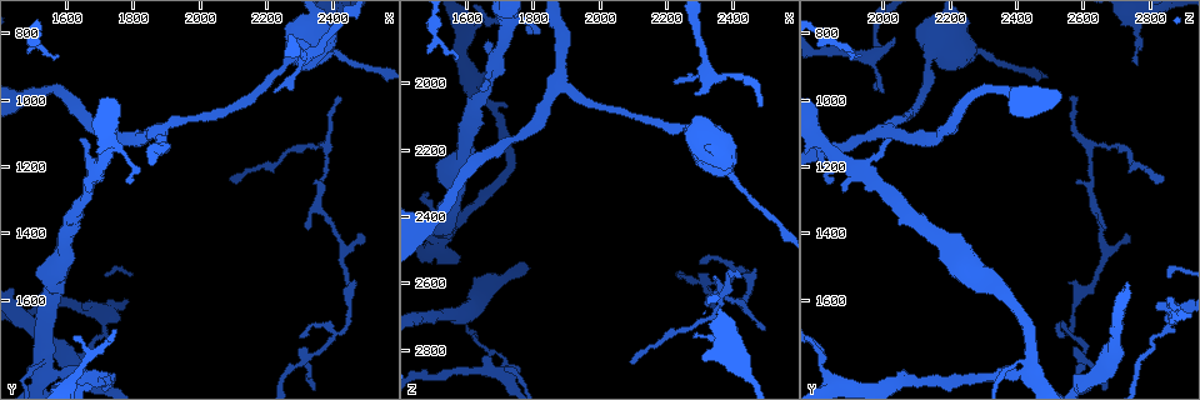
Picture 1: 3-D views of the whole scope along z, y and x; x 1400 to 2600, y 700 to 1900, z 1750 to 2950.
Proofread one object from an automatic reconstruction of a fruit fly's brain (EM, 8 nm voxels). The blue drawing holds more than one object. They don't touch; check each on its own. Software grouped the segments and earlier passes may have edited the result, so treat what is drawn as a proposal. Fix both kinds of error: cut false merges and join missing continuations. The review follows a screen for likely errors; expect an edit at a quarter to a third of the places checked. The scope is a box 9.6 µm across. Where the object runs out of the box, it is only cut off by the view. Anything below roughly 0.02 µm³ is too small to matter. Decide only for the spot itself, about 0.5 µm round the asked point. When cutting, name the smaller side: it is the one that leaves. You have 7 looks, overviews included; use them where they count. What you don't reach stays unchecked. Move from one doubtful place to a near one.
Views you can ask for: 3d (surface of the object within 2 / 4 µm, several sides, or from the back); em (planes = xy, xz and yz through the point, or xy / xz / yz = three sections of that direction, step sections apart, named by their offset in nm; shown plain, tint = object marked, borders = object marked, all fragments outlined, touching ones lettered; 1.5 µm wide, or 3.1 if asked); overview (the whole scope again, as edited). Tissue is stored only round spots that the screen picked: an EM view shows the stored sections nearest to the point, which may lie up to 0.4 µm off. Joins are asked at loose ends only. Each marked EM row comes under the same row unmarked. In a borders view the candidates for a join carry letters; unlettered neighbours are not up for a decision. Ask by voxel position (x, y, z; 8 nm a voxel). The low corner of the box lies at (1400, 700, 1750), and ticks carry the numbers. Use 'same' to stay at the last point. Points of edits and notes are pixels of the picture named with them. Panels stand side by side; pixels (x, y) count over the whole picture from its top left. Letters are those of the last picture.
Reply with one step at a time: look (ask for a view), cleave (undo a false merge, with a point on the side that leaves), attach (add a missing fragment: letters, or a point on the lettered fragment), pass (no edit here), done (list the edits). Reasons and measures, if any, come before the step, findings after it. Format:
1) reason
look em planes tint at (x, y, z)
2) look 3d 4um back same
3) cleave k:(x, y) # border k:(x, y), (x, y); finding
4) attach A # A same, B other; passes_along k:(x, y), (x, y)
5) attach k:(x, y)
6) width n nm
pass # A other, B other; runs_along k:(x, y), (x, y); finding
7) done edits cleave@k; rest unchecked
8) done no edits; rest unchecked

thin end
look 3d 4um at (2230, 980, 2000)

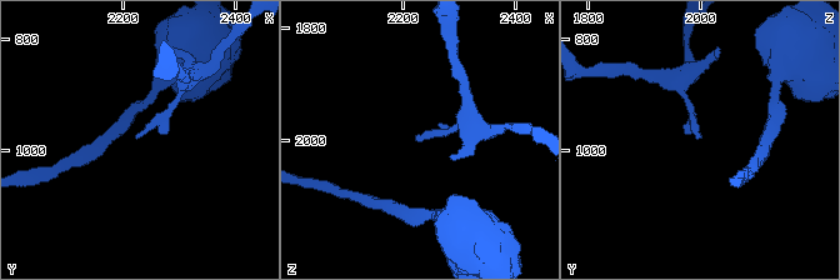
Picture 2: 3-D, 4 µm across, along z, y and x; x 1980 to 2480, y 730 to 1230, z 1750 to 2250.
look em planes borders at (2225, 975, 1995)

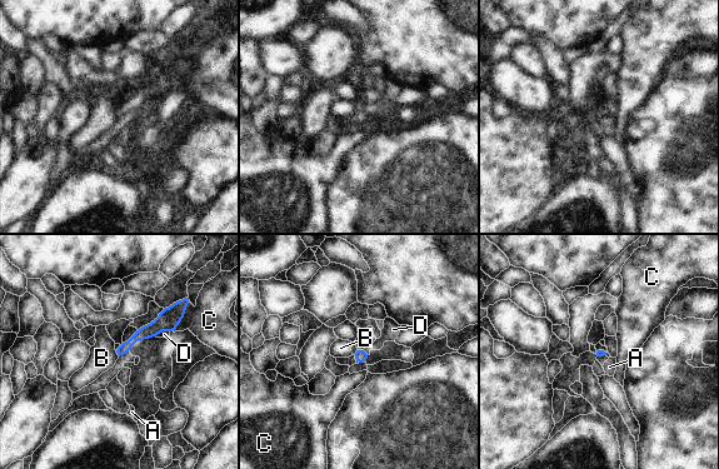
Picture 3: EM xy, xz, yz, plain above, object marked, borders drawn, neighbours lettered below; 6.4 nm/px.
pass # A other, B other, C other, D other; border 3:(129, 350), (118, 359); no lettered fragment goes on from it

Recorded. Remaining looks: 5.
look 3d 4um at (2100, 1240, 2840)

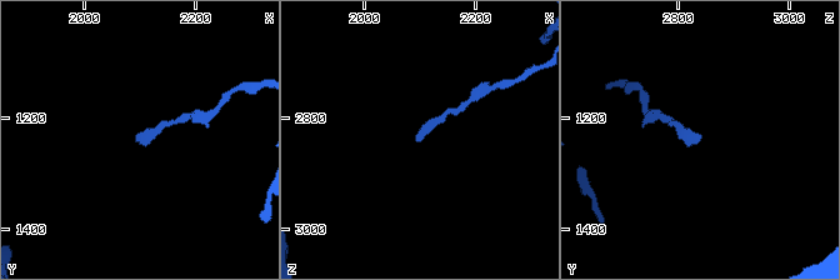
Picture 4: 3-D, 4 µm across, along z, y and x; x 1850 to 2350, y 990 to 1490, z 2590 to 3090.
shape alone is not enough
look em yz step 4 tint at (2095, 1235, 2850)

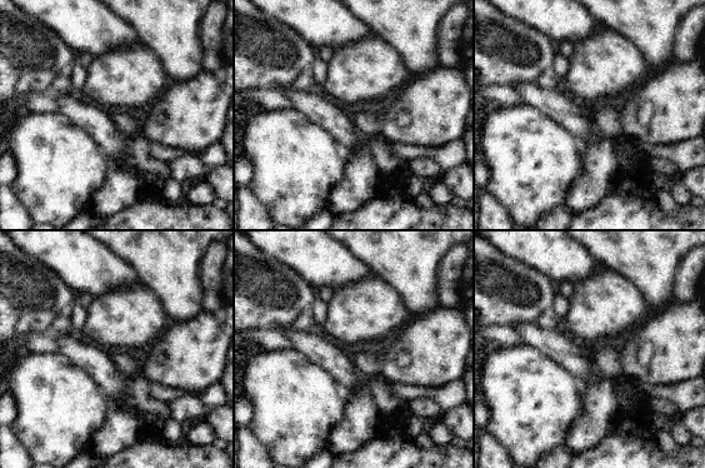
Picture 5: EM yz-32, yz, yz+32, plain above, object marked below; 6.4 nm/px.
look em planes borders same

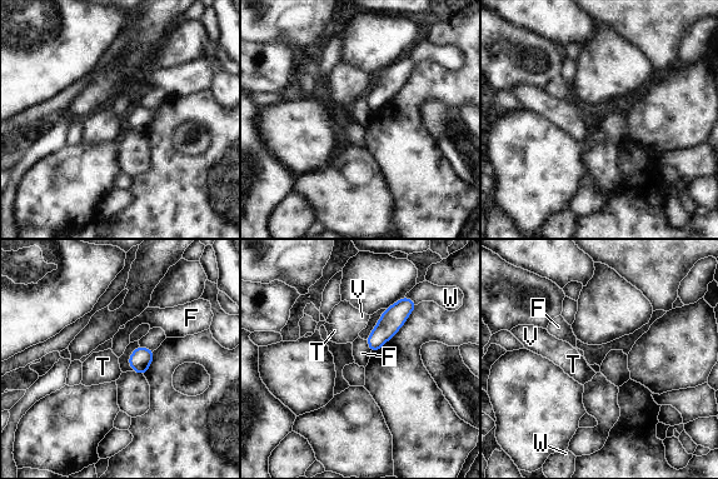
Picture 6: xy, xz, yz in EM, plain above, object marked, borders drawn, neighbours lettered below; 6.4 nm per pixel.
width 120 nm
pass # F other, T other, V other, W other; border 6:(365, 340), (370, 352); none of them fits

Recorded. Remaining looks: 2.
tapers out
look em planes borders at (1650, 1120, 2030)

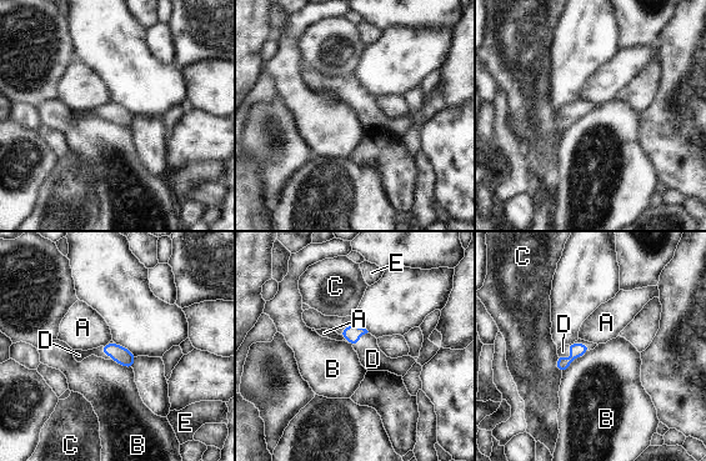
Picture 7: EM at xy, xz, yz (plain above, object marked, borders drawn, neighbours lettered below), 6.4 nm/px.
attach D # A other, B other, C other, D same, E other; the neuron continues

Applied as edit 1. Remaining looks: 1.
done edits attach@7; rest unchecked

